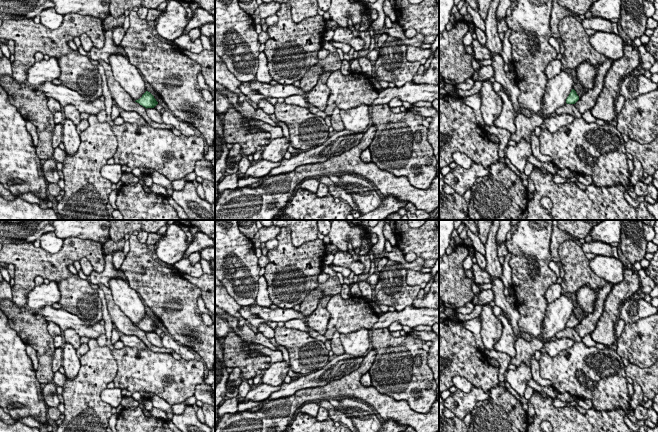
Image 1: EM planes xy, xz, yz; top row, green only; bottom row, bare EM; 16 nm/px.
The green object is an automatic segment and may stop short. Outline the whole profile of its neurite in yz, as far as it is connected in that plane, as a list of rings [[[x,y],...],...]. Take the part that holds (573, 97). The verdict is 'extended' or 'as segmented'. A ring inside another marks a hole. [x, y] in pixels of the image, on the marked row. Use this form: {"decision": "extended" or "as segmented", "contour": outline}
{"decision": "extended", "contour": [[[575,78],[575,83],[573,89],[571,90],[569,96],[566,99],[567,104],[575,104],[584,94],[589,90],[582,86],[578,80]]]}

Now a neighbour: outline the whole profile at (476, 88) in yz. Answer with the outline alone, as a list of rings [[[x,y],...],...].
[[[476,81],[474,83],[474,86],[470,90],[458,89],[457,94],[461,98],[465,98],[465,97],[479,93],[481,90],[481,87],[482,87],[482,81]]]

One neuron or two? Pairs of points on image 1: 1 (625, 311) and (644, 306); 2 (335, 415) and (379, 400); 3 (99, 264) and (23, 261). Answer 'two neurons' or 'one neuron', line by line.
1: one neuron
2: two neurons
3: one neuron

